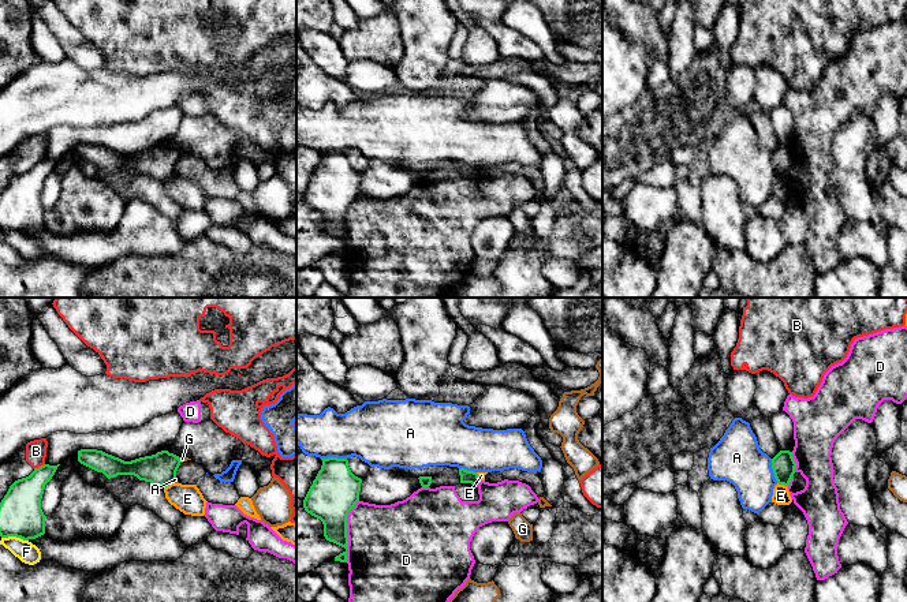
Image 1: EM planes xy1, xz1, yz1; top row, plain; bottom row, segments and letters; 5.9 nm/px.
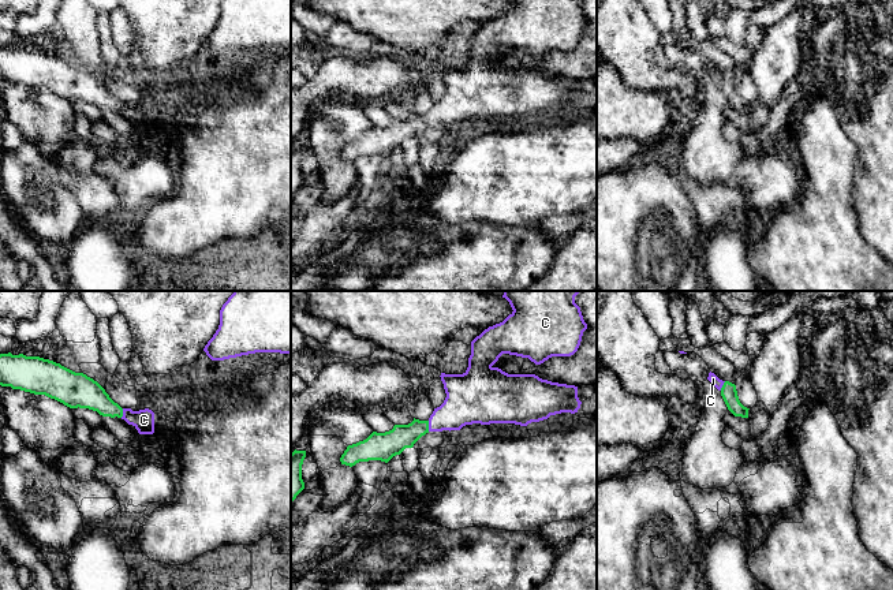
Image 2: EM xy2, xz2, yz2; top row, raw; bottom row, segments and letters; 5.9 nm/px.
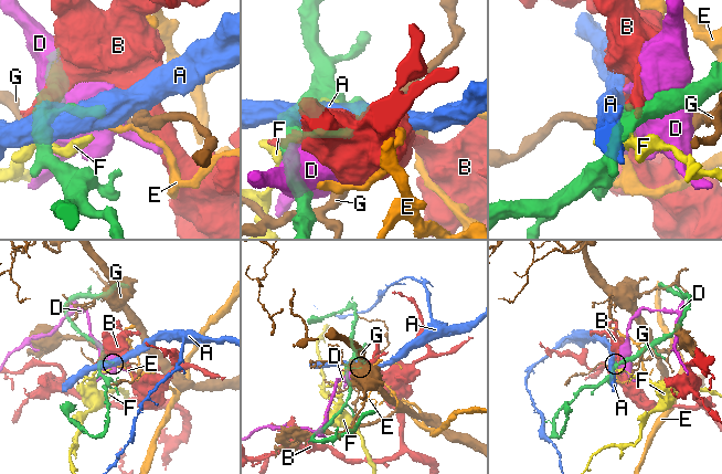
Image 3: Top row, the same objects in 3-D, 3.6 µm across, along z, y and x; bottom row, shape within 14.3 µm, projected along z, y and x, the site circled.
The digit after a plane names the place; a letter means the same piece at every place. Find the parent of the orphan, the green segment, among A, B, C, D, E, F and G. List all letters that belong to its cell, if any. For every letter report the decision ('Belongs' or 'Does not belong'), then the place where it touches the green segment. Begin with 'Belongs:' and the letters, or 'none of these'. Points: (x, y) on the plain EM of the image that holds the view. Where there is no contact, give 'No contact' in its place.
Belongs: C
A: Does not belong. Touches green at xz1 (333, 152)
B: Does not belong. Touches green at xy1 (38, 161)
C: Belongs. Touches green at xz2 (428, 120)
D: Does not belong. Touches green at xz1 (346, 225)
E: Does not belong. Touches green at yz1 (783, 178)
F: Does not belong. Touches green at xy1 (15, 230)
G: Does not belong. Touches green at xy1 (179, 154)

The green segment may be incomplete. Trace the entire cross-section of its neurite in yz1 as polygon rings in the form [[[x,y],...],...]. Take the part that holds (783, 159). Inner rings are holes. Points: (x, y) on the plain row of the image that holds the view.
[[[780,145],[772,153],[772,164],[779,179],[784,179],[788,182],[795,168],[795,161],[796,157],[792,152],[792,146],[790,145]]]

